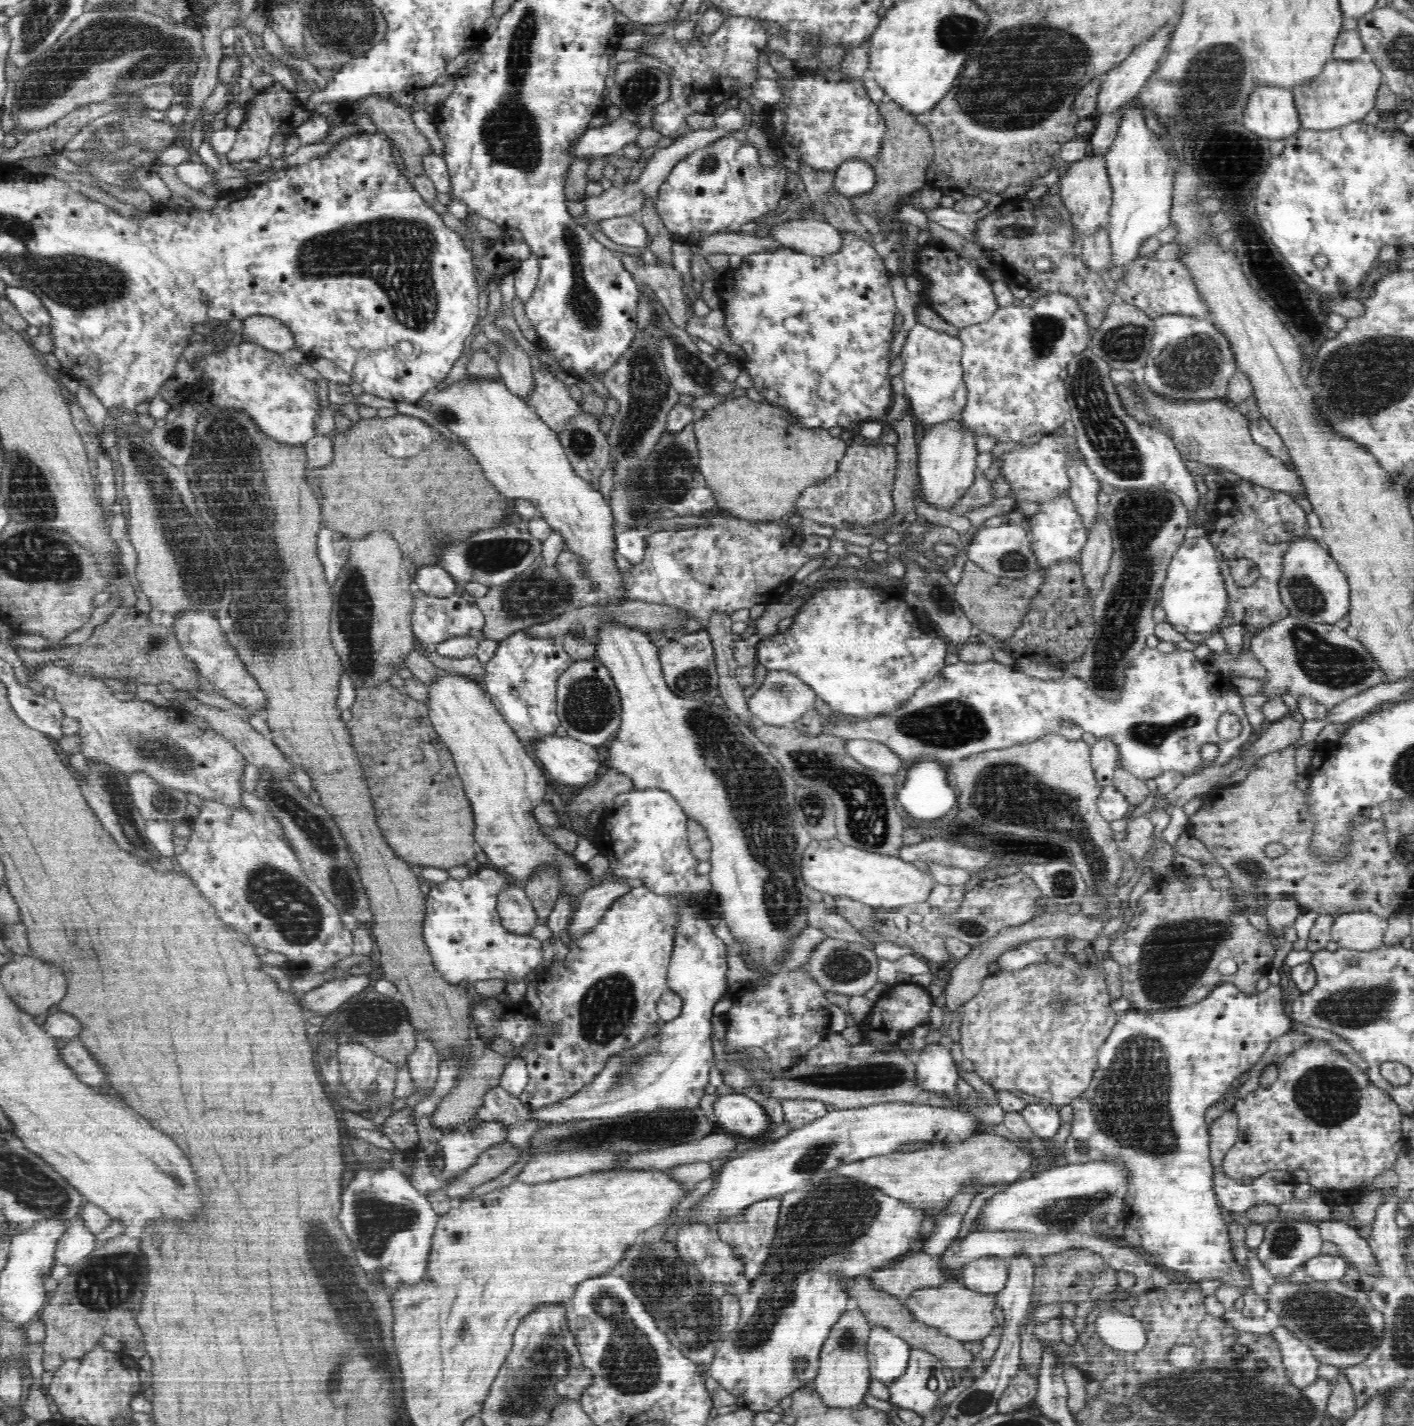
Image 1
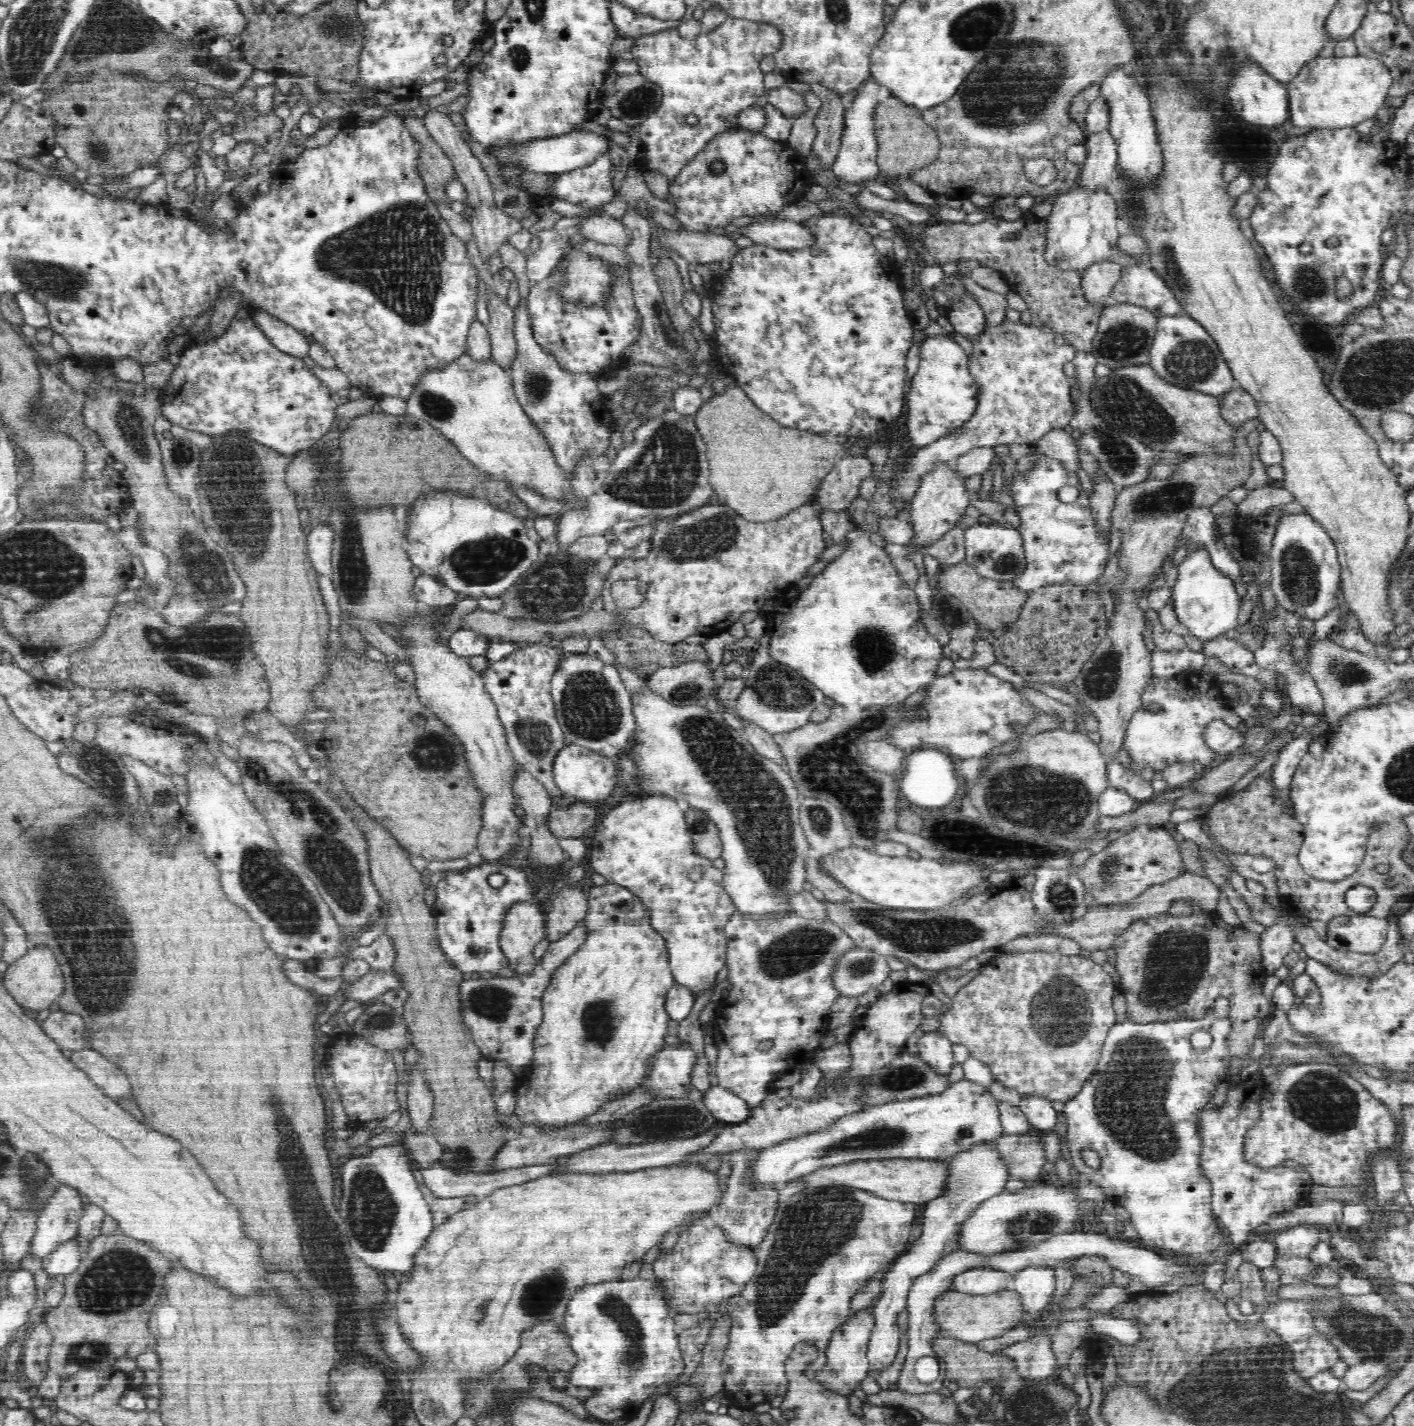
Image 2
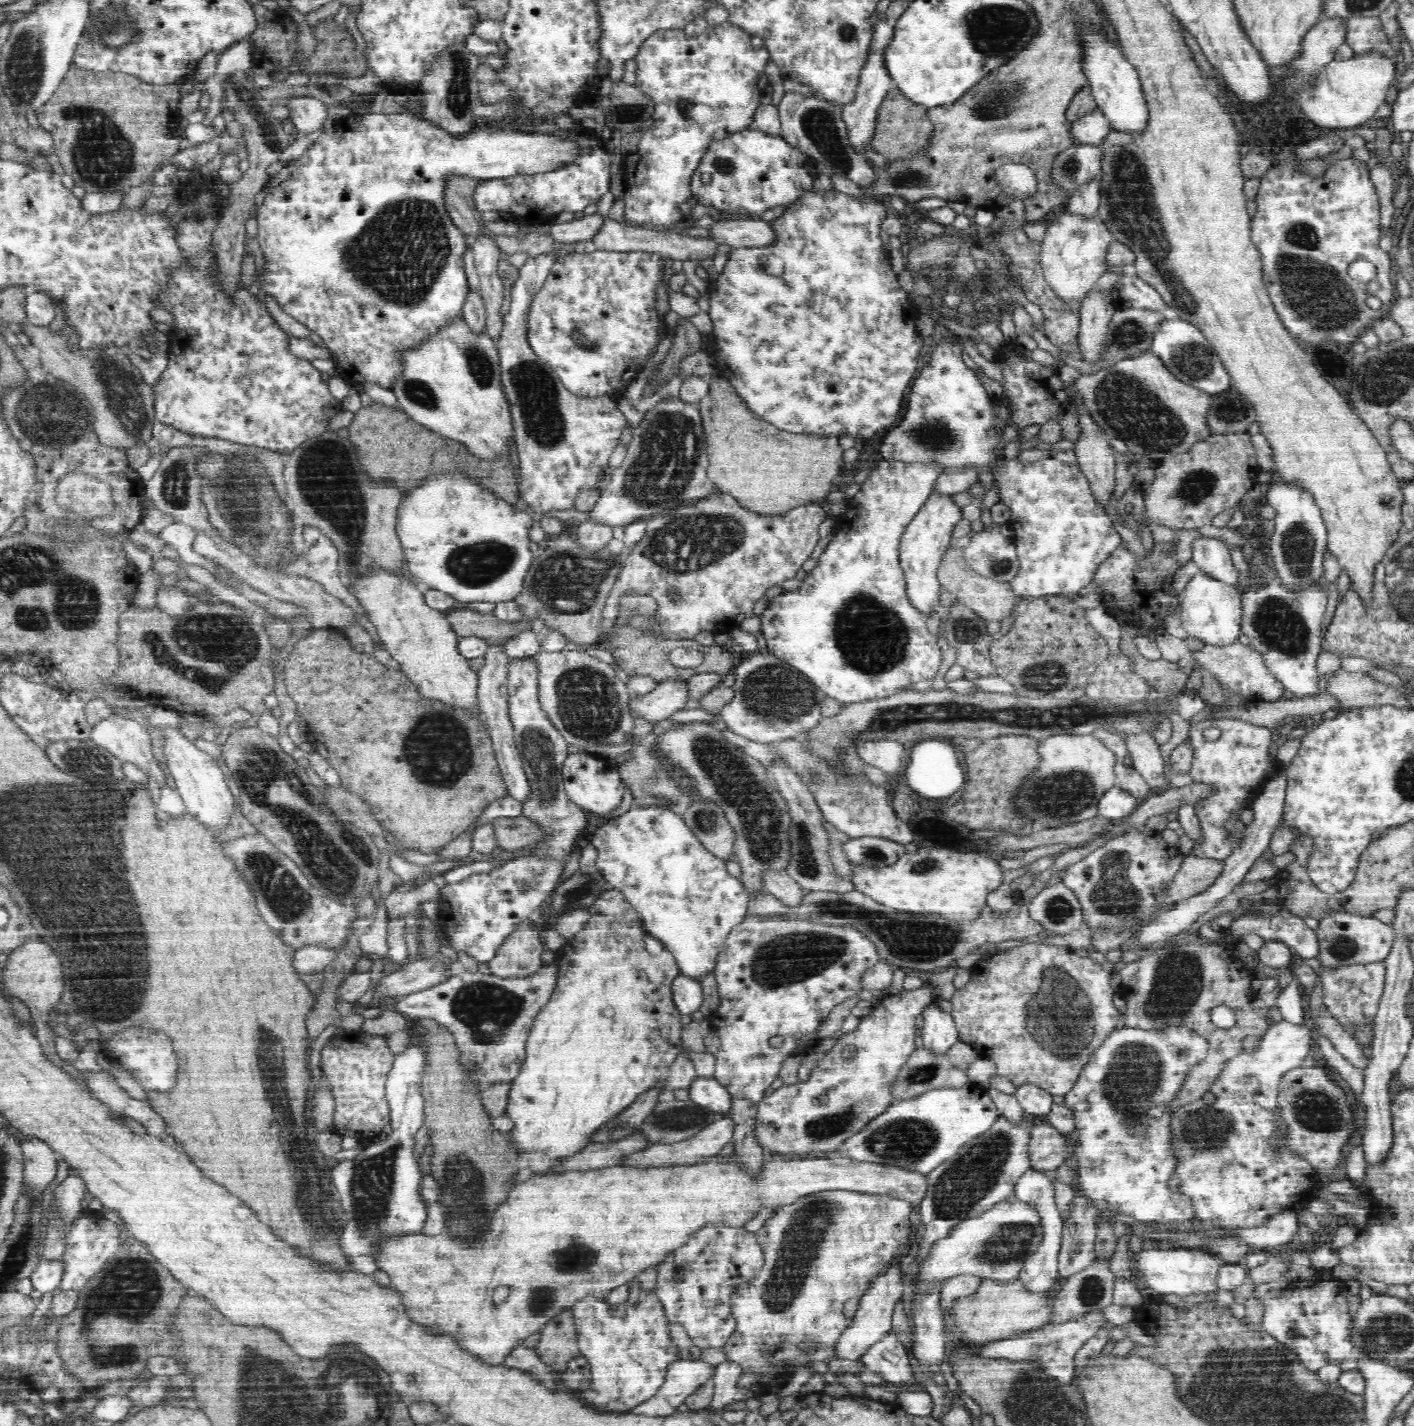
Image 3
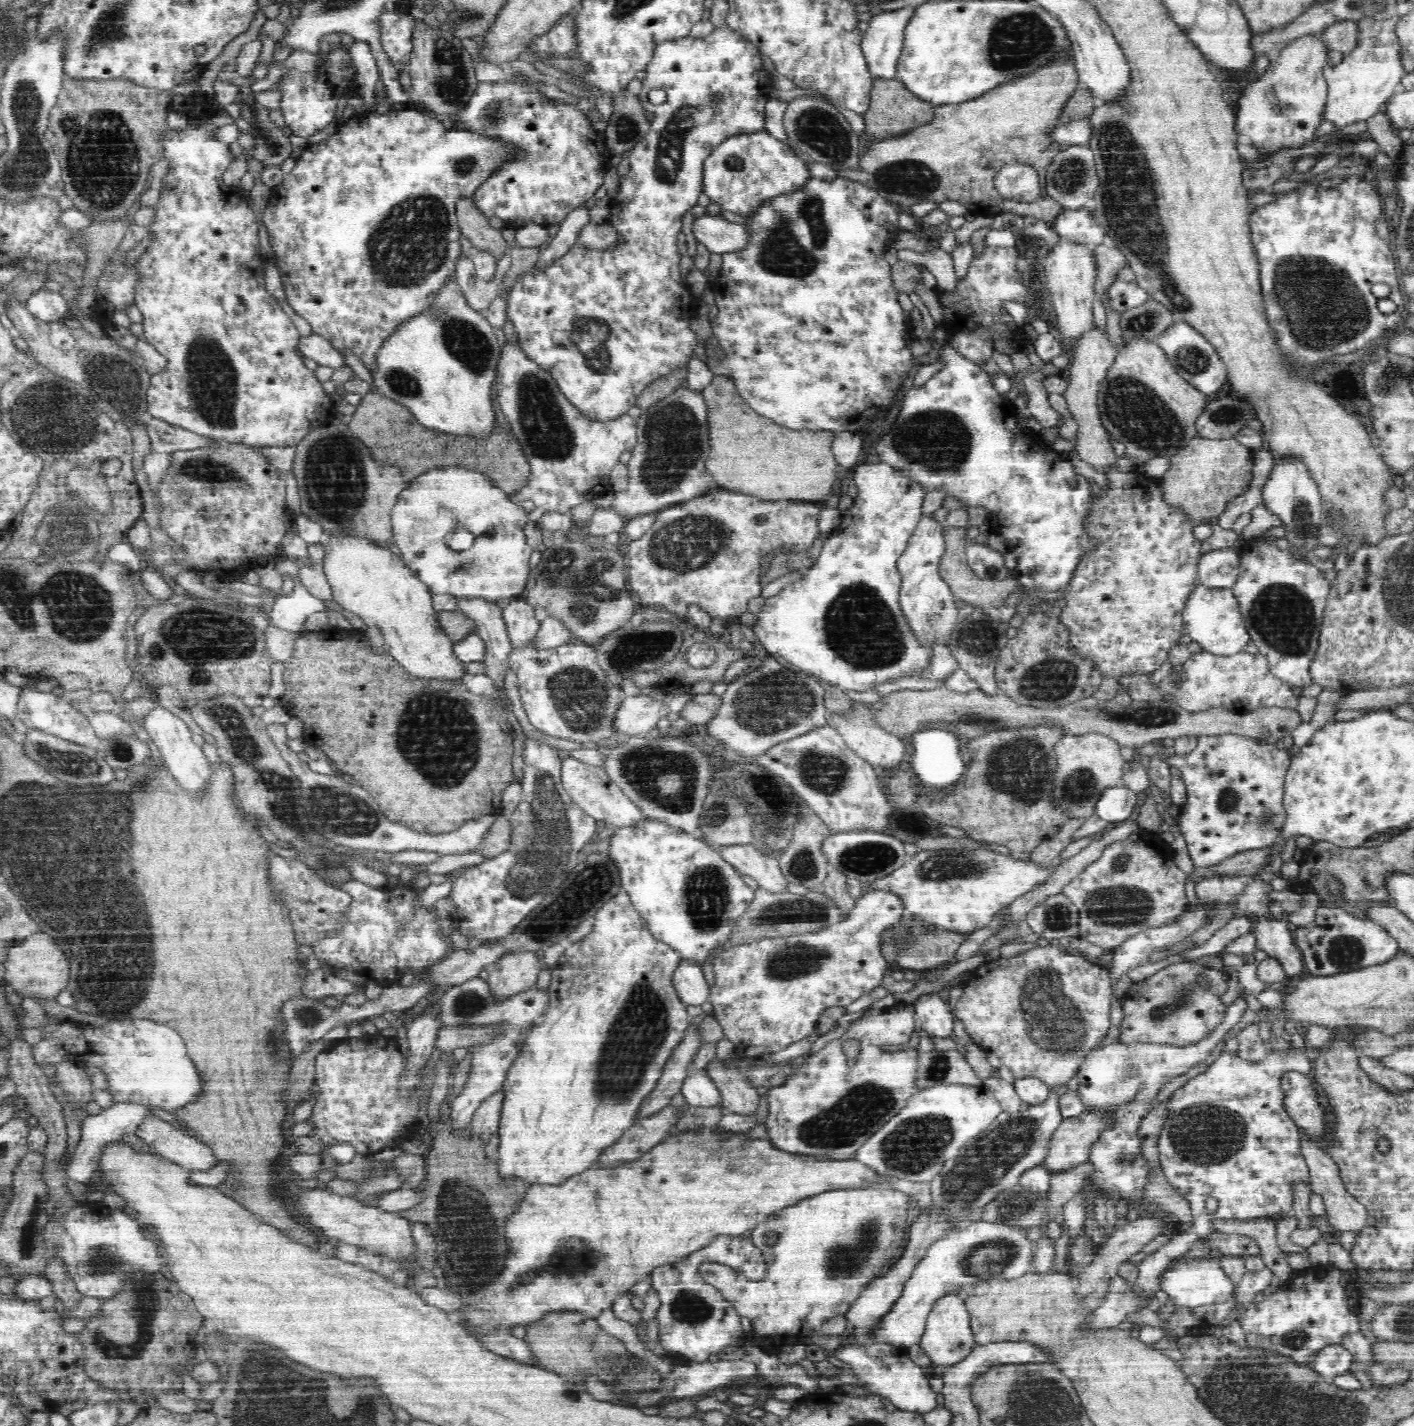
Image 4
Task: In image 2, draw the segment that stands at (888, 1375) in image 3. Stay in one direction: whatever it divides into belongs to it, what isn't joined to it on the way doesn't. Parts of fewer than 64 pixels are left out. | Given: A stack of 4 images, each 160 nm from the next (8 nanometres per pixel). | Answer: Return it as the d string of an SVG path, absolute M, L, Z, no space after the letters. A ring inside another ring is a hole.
M977 1142L971 1146L971 1150L959 1152L948 1158L948 1161L950 1161L950 1172L946 1190L942 1192L942 1196L925 1204L926 1211L920 1237L885 1271L883 1291L872 1303L875 1326L867 1348L867 1359L871 1370L878 1372L888 1368L898 1354L900 1342L898 1312L906 1310L907 1296L915 1278L928 1274L941 1259L957 1250L962 1224L970 1219L982 1202L1006 1191L1010 1175L1007 1174L1006 1166L1003 1166L999 1154L993 1150L991 1142Z

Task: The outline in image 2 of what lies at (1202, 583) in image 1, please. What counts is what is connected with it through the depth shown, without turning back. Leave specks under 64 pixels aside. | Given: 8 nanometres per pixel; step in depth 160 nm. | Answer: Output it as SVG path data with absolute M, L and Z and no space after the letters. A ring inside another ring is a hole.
M1199 545L1196 551L1189 552L1178 565L1177 581L1171 597L1178 620L1186 626L1189 633L1203 642L1222 637L1222 634L1238 626L1241 598L1236 592L1235 581L1213 564L1204 545Z

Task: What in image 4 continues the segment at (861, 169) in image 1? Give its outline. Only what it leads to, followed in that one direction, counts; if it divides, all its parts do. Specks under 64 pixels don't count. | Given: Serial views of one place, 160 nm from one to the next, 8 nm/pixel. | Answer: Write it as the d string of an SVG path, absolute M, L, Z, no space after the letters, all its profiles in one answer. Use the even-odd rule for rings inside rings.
M916 7L884 11L874 15L863 34L861 49L873 77L896 79L898 58L902 54L903 33Z

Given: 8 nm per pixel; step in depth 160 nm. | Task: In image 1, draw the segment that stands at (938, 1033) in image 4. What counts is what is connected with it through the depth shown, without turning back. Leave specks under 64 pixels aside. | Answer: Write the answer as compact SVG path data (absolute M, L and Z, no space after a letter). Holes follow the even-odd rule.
M930 1045L915 1057L915 1080L920 1088L941 1096L954 1096L958 1082L957 1065L948 1047Z

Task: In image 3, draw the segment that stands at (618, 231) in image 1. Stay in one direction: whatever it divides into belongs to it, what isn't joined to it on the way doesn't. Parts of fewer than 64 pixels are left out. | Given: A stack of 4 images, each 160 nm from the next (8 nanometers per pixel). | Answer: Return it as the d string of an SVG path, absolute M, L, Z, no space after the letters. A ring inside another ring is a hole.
M593 213L579 219L573 219L564 224L552 224L550 232L546 236L560 243L577 243L592 240L594 236L605 226L605 219L602 214Z

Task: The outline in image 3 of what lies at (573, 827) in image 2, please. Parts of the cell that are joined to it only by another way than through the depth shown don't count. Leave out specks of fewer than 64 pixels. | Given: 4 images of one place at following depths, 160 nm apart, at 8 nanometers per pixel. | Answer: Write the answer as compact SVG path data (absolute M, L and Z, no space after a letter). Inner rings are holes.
M522 815L514 818L495 818L498 848L517 853L546 838L546 833L538 824Z

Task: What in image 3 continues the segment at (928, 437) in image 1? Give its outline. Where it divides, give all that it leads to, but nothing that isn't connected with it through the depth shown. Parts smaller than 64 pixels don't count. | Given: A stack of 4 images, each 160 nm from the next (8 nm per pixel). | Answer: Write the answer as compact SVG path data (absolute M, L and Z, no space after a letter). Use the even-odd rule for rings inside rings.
M932 490L922 509L911 518L910 524L906 526L899 544L899 563L904 571L906 594L914 607L920 609L926 617L934 611L943 613L943 608L939 605L942 588L936 572L951 544L954 525L962 519L962 508L953 502L952 495L952 493Z

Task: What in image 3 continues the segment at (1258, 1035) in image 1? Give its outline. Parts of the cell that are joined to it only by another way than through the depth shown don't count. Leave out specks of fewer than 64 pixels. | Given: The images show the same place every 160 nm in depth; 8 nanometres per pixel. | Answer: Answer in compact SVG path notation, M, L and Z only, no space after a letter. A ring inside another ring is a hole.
M1128 1025L1120 1029L1114 1029L1106 1037L1106 1040L1093 1052L1089 1062L1085 1066L1085 1072L1081 1072L1077 1083L1073 1086L1073 1090L1064 1095L1064 1104L1070 1108L1071 1114L1074 1115L1075 1120L1075 1142L1076 1142L1076 1157L1078 1161L1078 1191L1082 1197L1092 1200L1106 1200L1110 1205L1112 1212L1117 1212L1125 1218L1132 1218L1144 1225L1160 1224L1160 1228L1164 1230L1176 1230L1178 1226L1190 1226L1194 1216L1197 1216L1197 1208L1195 1206L1194 1198L1180 1193L1179 1190L1172 1190L1168 1185L1168 1180L1173 1176L1173 1172L1178 1166L1178 1157L1176 1157L1176 1147L1172 1143L1172 1109L1170 1112L1166 1110L1168 1102L1172 1104L1172 1100L1180 1094L1184 1084L1186 1083L1186 1076L1189 1075L1192 1066L1200 1064L1208 1055L1209 1041L1202 1037L1192 1028L1186 1028L1185 1025L1180 1028L1130 1028Z

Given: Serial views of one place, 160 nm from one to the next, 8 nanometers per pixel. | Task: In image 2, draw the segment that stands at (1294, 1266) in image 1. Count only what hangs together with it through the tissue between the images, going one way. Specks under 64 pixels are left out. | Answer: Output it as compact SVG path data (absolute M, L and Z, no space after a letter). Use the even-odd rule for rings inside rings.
M1313 1225L1291 1227L1276 1235L1273 1242L1277 1248L1277 1256L1308 1257L1320 1240Z

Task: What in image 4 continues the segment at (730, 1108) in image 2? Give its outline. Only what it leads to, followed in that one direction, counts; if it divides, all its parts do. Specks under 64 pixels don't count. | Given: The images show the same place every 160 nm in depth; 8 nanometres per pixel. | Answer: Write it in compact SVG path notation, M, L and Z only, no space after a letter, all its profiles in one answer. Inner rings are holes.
M689 1074L681 1088L686 1104L695 1107L713 1107L721 1104L722 1095L717 1084L706 1074Z

